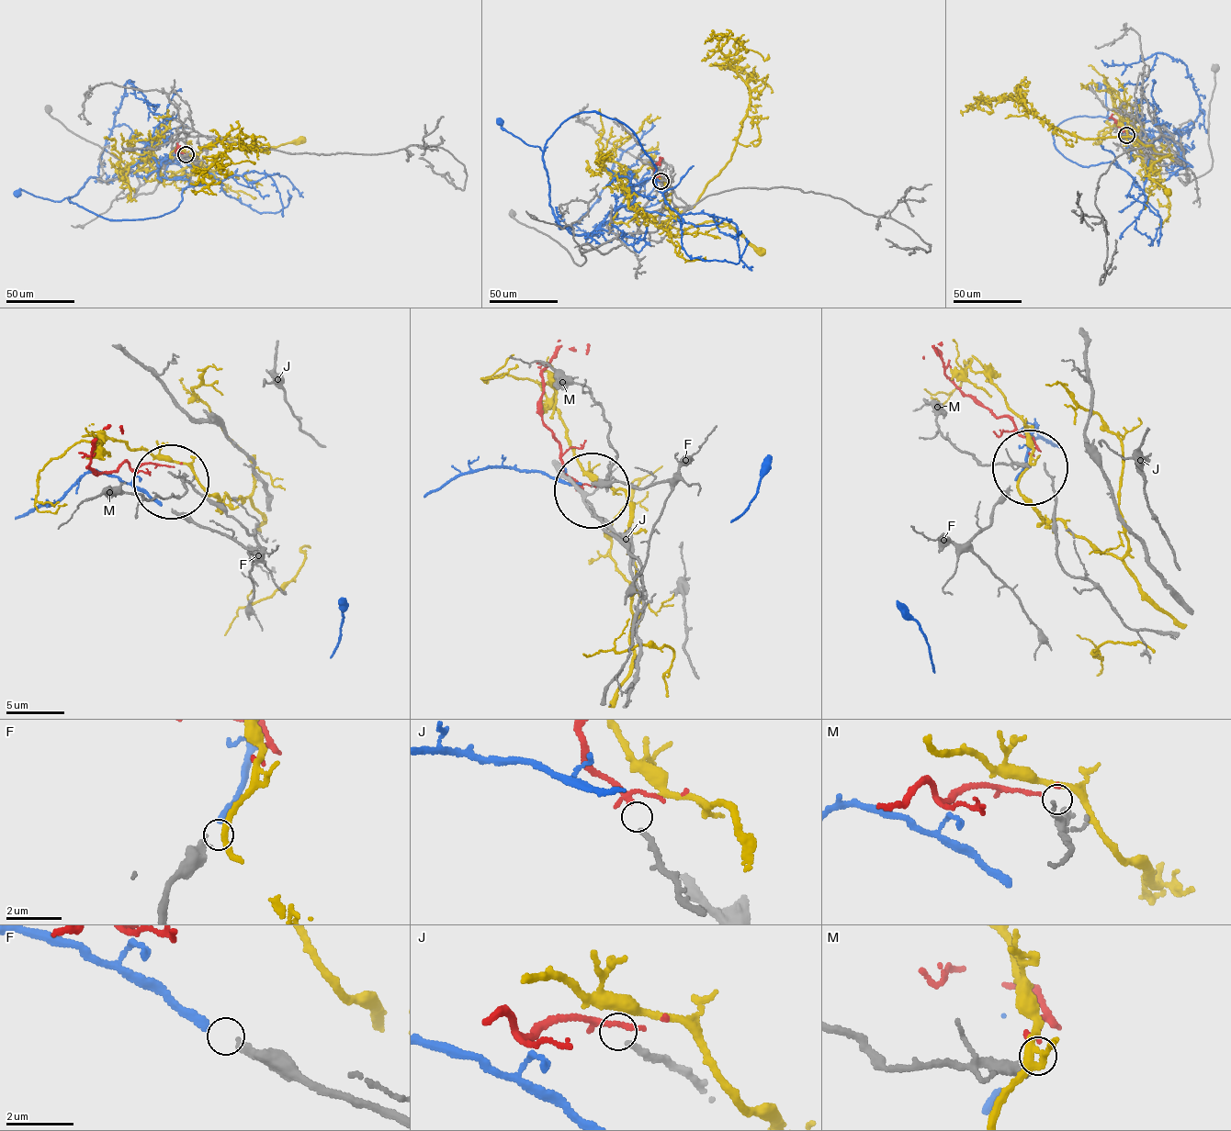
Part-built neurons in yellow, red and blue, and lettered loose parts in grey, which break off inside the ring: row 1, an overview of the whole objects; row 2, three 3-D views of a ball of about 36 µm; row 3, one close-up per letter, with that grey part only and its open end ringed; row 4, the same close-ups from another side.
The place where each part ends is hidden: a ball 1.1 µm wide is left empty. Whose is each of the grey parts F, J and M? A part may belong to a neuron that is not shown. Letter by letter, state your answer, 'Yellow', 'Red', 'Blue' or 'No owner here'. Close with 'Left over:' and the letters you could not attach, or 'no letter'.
F: Blue
J: Red
M: No owner here
Left over: M

